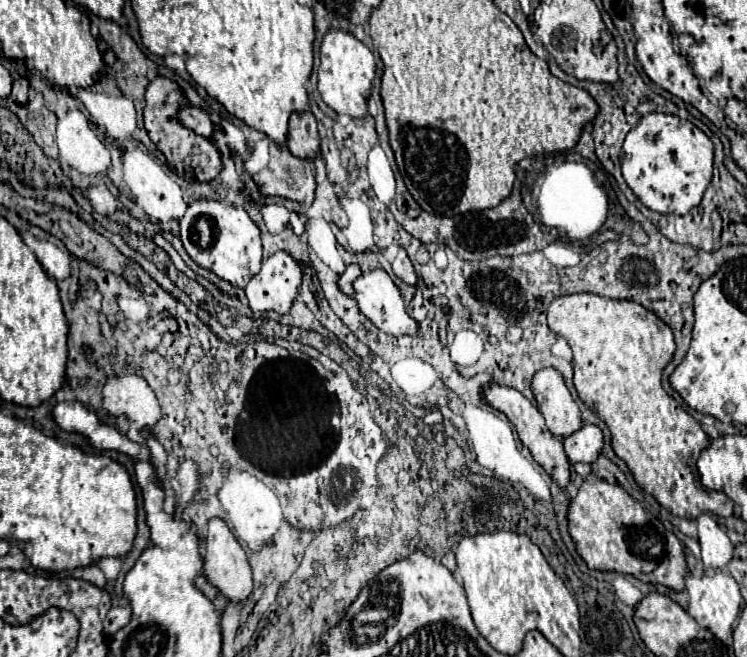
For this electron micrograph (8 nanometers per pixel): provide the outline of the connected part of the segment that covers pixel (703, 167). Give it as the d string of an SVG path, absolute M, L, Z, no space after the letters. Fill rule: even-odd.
M665 113L641 117L633 131L627 133L621 147L621 171L631 191L645 207L657 213L687 215L701 203L713 177L713 143L687 119Z

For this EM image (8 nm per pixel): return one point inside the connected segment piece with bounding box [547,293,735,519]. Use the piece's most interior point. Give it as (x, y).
(620, 349)

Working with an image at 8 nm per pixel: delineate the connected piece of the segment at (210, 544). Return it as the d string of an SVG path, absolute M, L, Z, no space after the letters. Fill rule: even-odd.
M217 517L209 521L209 533L207 533L207 539L205 539L203 573L233 603L241 603L241 601L245 601L251 595L253 579L251 579L251 567L249 567L247 555L245 555L243 547L239 545L239 541L235 539L235 535L229 531L227 523L223 519L217 519Z

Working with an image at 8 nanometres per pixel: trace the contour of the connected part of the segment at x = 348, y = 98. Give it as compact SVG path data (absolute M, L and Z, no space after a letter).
M331 29L323 37L321 45L321 67L319 67L319 93L323 101L339 115L349 115L351 119L367 117L367 99L371 97L371 83L375 77L377 65L373 53L357 41L351 33Z

